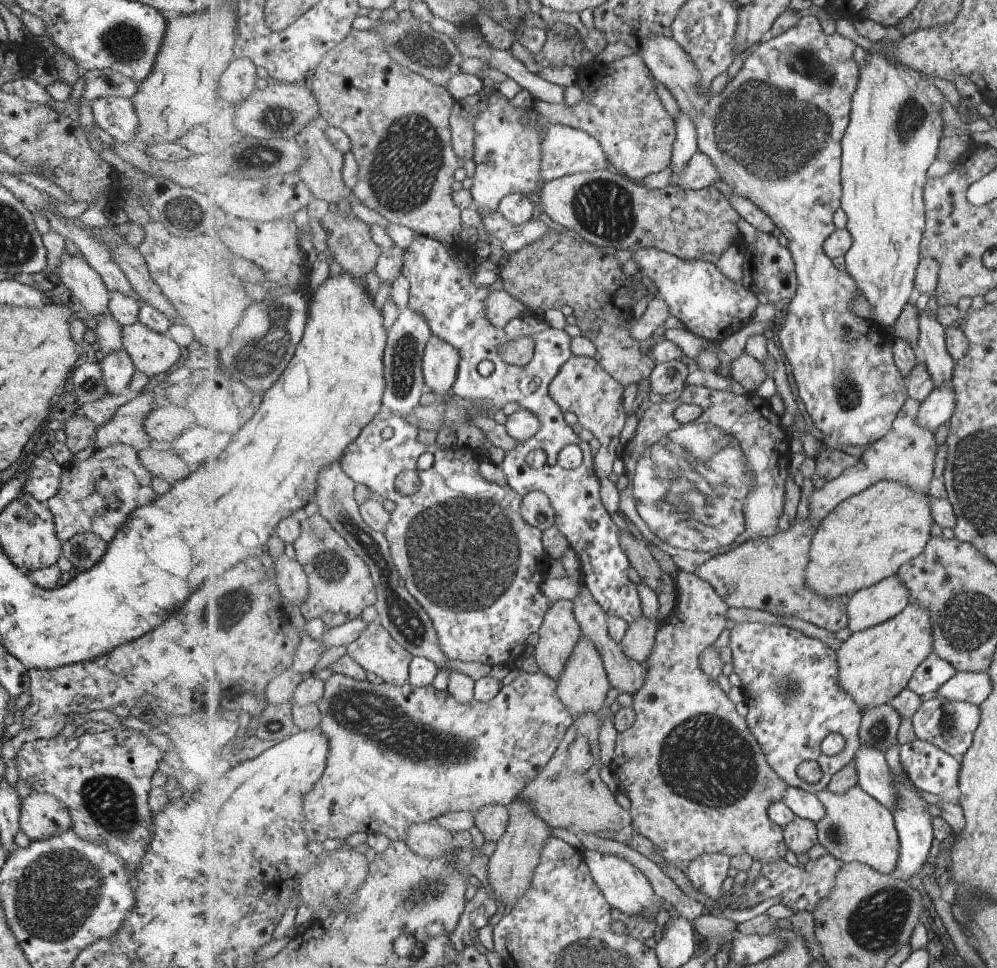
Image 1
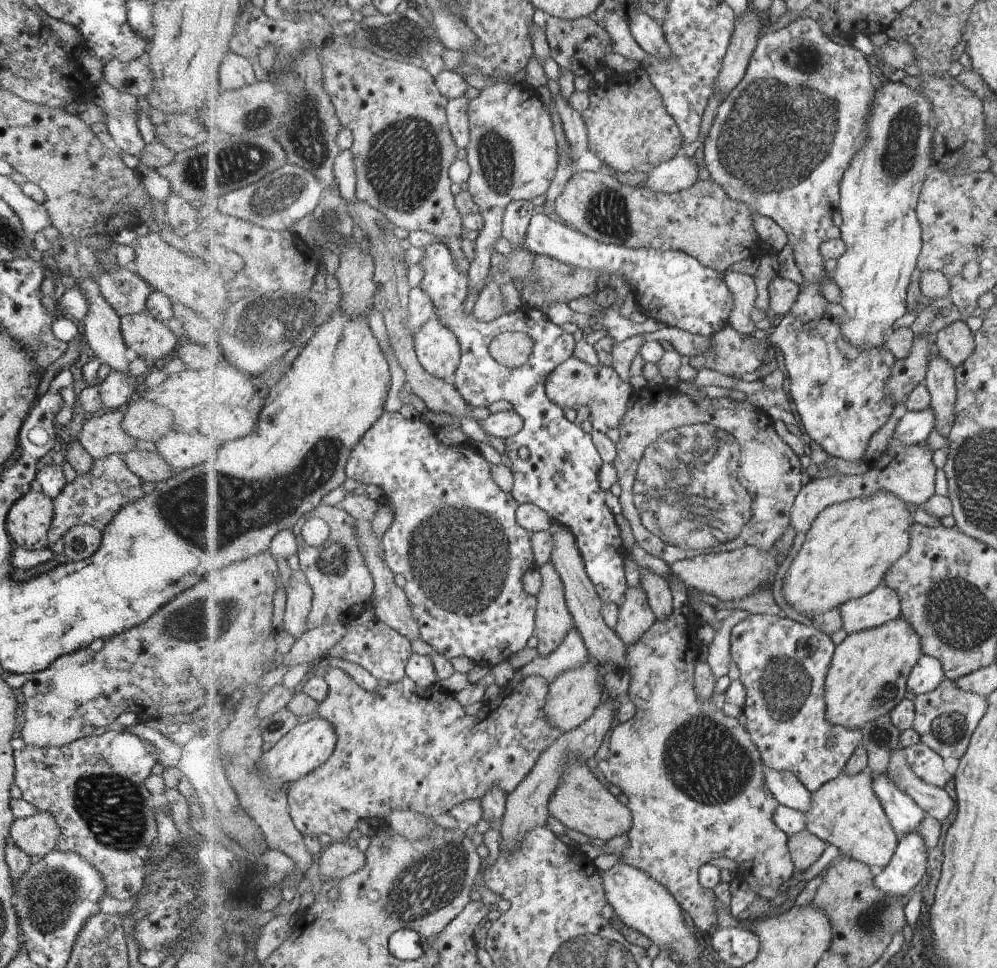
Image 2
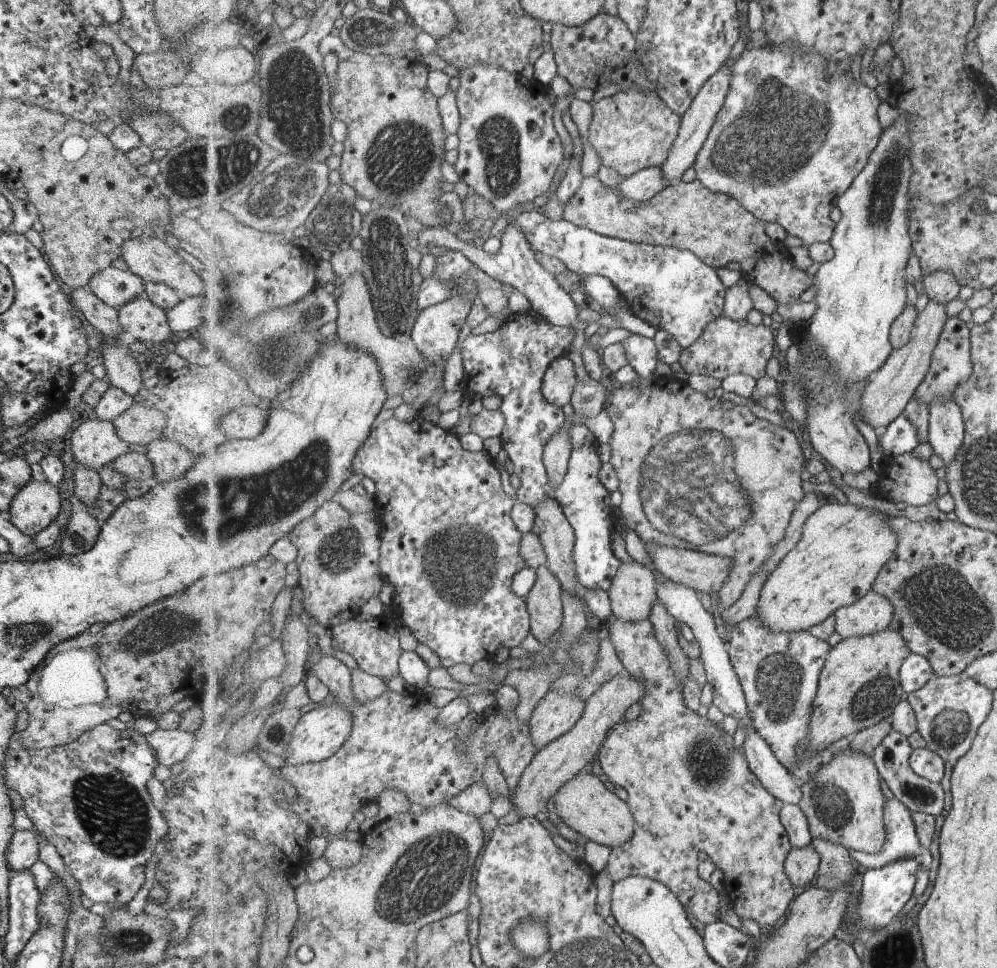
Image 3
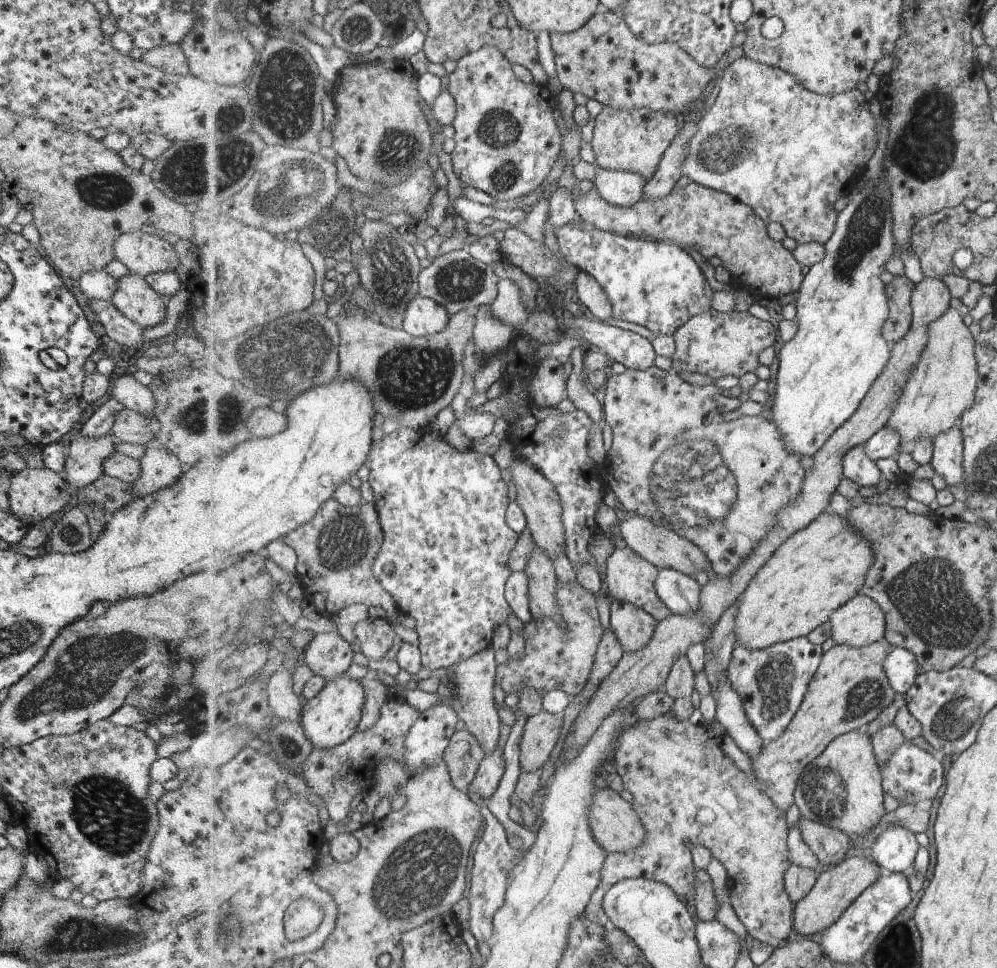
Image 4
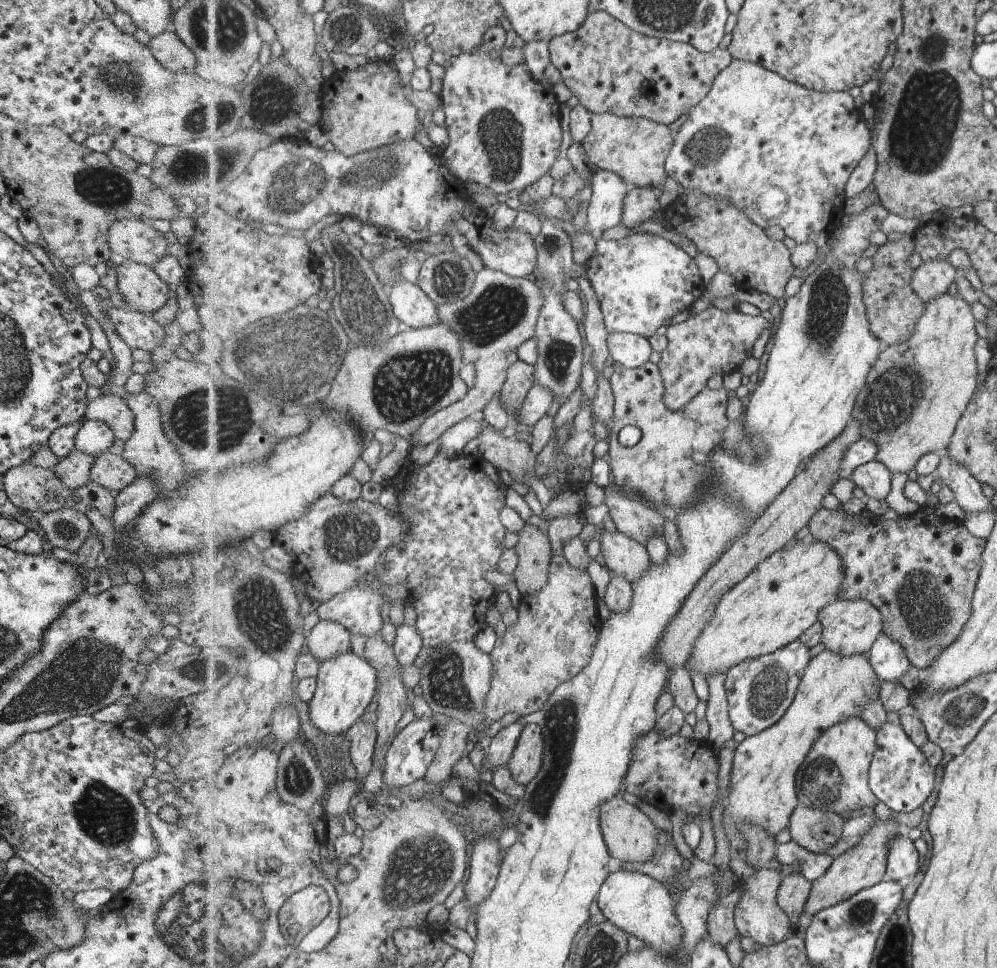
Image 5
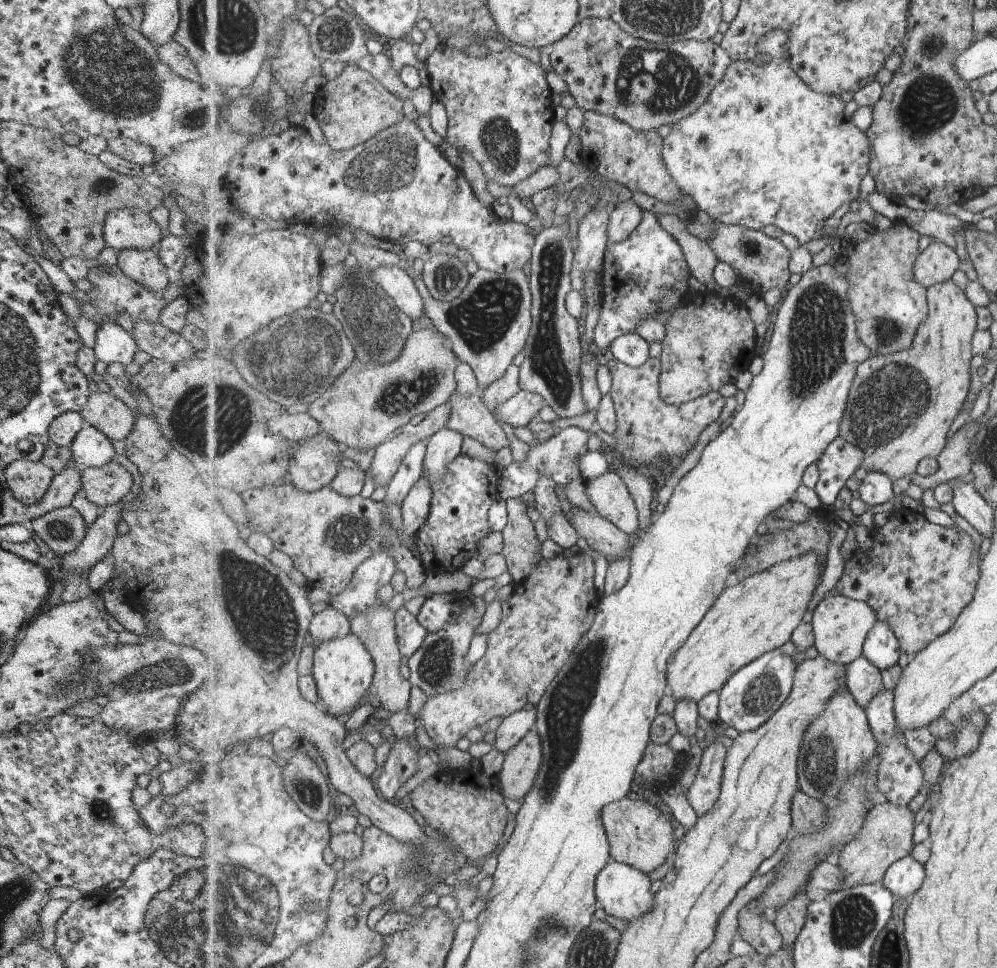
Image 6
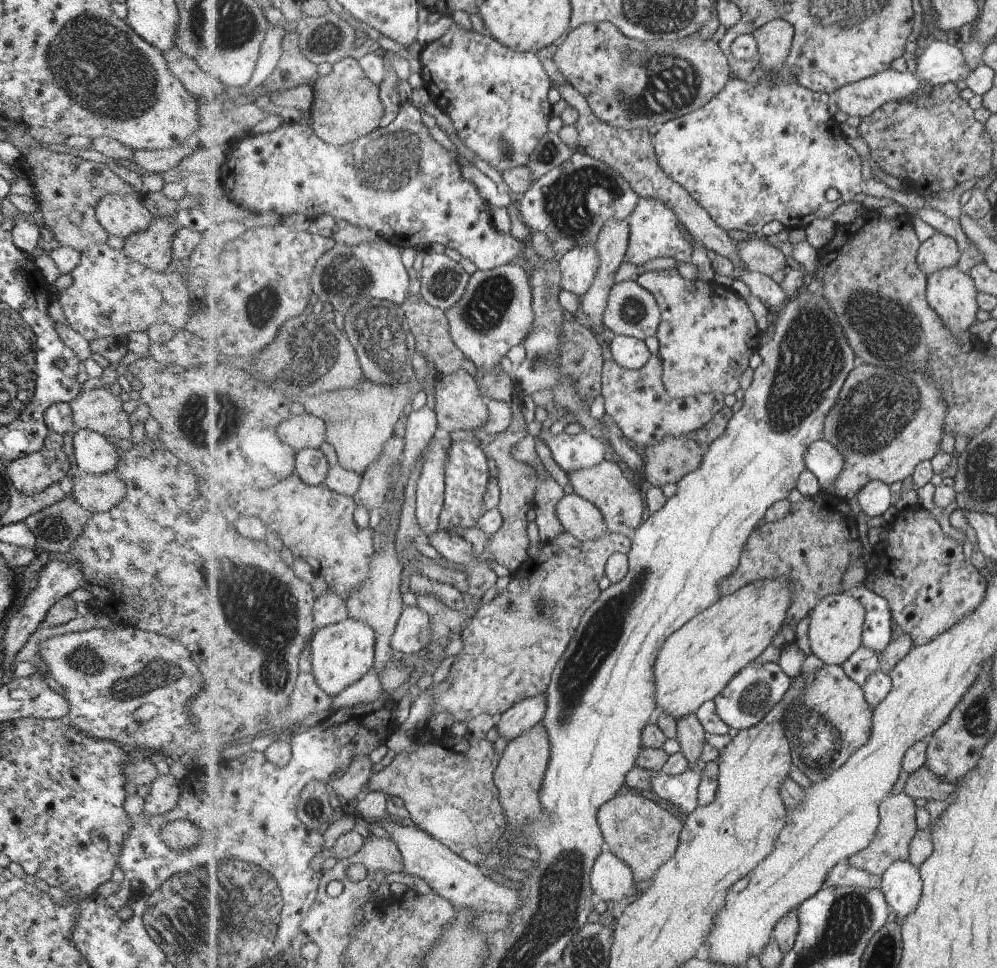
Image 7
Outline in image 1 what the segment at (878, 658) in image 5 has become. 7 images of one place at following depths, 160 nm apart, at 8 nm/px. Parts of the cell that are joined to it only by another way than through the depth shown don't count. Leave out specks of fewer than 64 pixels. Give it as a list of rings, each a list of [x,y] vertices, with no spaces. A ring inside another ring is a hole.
[[[933,651],[931,656],[914,672],[908,687],[919,696],[928,698],[937,693],[957,673],[958,669],[954,667],[954,664]]]

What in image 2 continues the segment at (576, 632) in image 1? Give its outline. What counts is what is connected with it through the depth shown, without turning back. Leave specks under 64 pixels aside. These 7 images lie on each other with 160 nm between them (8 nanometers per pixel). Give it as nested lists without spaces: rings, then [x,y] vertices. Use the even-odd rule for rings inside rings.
[[[553,561],[539,568],[544,580],[538,594],[536,610],[537,651],[547,658],[563,644],[574,626],[574,620],[566,603],[566,585]]]

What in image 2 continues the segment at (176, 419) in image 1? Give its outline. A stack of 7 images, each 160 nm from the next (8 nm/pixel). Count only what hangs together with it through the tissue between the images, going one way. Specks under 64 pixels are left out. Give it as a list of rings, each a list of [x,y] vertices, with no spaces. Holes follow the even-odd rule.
[[[143,398],[127,403],[122,414],[121,428],[125,434],[135,440],[157,442],[171,428],[171,412],[165,408],[157,408],[157,404],[147,402]]]

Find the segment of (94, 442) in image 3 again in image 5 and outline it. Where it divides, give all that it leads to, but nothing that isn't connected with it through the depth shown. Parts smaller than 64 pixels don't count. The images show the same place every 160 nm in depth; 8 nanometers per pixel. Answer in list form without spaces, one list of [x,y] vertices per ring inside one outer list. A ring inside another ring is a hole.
[[[74,448],[67,456],[58,460],[54,471],[68,492],[83,486],[90,480],[90,466],[95,457]]]

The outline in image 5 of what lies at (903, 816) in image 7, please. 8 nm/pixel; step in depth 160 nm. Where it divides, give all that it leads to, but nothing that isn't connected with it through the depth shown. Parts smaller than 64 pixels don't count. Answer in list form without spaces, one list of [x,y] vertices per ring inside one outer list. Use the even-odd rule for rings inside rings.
[[[880,800],[873,806],[874,826],[869,834],[851,850],[837,857],[829,870],[819,880],[814,882],[810,897],[804,908],[806,913],[812,918],[822,910],[837,906],[850,898],[853,898],[858,892],[871,888],[881,881],[886,880],[886,868],[890,854],[890,842],[899,835],[901,826],[894,820],[894,811],[888,804]]]

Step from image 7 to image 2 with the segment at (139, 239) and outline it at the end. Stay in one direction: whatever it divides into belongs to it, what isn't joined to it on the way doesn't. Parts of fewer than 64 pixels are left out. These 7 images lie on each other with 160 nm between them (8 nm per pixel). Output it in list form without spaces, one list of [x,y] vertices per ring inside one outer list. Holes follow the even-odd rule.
[[[145,310],[134,315],[123,315],[118,319],[124,345],[134,350],[139,358],[159,360],[172,352],[175,344],[179,342],[177,335],[164,322],[155,320]]]

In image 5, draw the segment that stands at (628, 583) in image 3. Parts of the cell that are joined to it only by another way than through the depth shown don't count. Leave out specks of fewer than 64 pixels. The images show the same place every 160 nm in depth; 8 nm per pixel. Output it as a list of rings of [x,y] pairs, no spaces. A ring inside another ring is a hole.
[[[600,531],[600,558],[613,575],[636,584],[650,570],[652,558],[645,545],[619,532]]]

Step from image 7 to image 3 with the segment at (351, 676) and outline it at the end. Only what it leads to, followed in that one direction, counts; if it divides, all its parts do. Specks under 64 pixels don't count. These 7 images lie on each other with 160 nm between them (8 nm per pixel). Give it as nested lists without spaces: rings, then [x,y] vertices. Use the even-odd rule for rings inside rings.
[[[333,702],[305,713],[297,723],[293,736],[284,751],[285,764],[302,765],[303,763],[323,762],[340,752],[353,731],[353,716],[345,705]]]

